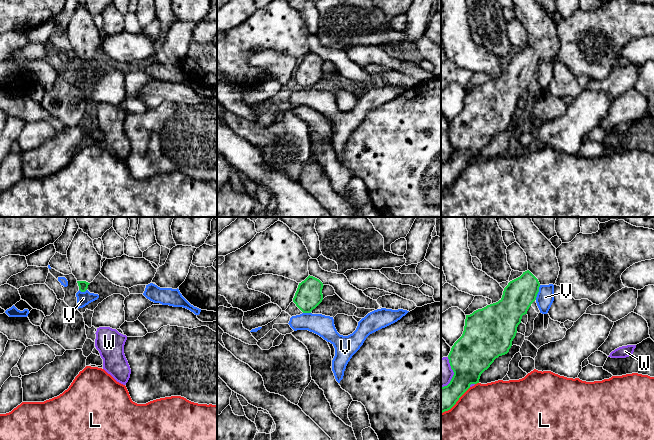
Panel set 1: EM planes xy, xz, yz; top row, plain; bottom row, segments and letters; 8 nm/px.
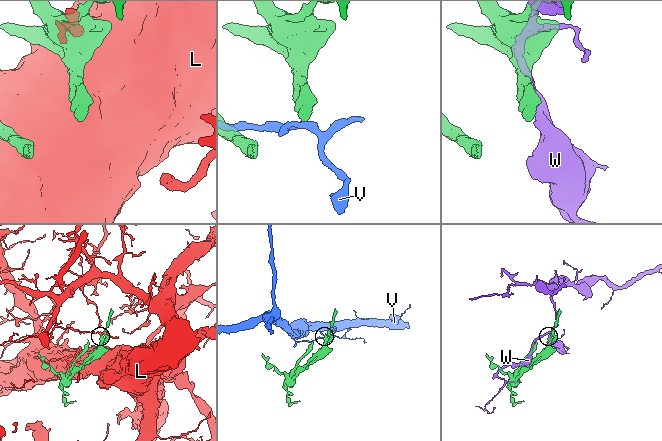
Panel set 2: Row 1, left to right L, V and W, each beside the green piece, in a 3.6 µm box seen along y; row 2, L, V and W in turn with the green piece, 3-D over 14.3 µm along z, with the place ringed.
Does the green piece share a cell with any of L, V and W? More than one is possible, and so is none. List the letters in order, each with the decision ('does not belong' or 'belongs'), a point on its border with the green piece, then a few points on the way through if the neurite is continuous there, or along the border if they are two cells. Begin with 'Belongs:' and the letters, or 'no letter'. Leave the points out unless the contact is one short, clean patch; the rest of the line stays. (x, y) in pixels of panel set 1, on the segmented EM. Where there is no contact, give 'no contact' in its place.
Belongs: no letter
L: does not belong; contact yz (456, 401)
V: does not belong; contact yz (538, 291); border yz (540, 285), (535, 299)
W: does not belong; contact yz (454, 374)

